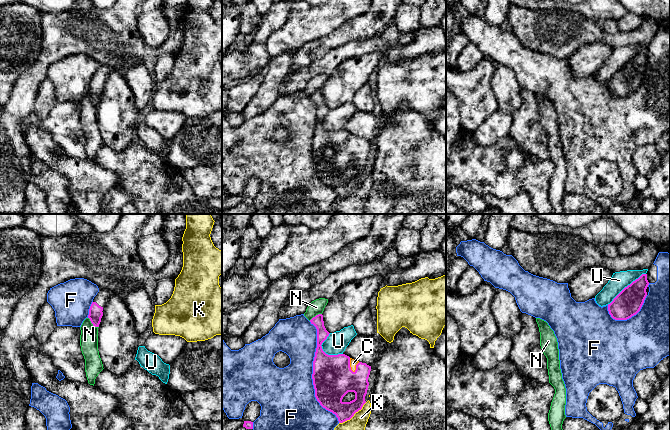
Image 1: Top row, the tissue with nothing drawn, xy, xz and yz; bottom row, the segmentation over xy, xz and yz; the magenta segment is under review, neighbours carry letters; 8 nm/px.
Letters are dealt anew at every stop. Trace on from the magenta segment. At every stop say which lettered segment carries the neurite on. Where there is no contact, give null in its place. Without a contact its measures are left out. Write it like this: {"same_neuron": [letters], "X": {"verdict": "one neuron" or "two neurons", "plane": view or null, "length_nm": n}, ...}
{"same_neuron": ["C"], "C": {"verdict": "one neuron", "plane": "xz", "length_nm": 130}, "F": {"verdict": "two neurons", "plane": "xz", "length_nm": 850}, "K": {"verdict": "two neurons", "plane": "xz", "length_nm": 280}, "N": {"verdict": "two neurons", "plane": "xy", "length_nm": 120}, "U": {"verdict": "two neurons", "plane": "yz", "length_nm": 400}}

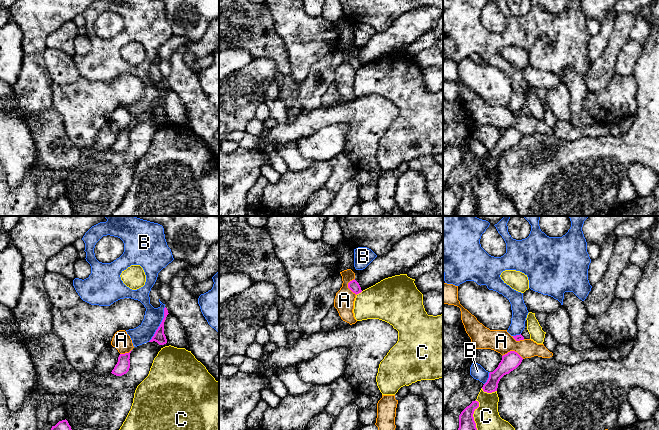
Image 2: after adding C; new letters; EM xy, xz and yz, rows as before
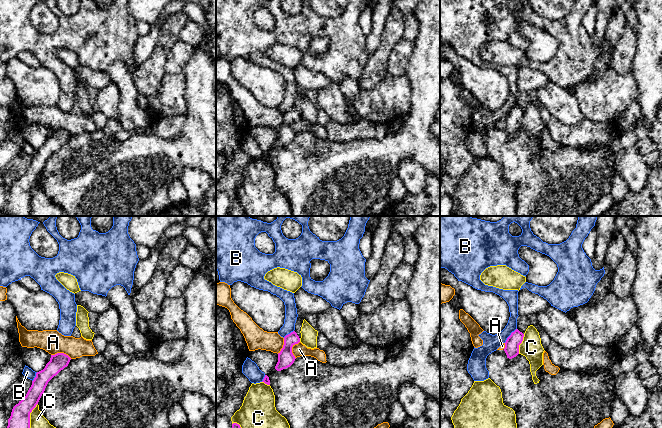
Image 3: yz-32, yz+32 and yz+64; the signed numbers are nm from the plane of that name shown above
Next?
{"same_neuron": [], "A": {"verdict": "two neurons", "plane": "yz", "length_nm": 180}, "B": {"verdict": "two neurons", "plane": "xy", "length_nm": 320}, "C": {"verdict": "two neurons", "plane": "yz", "length_nm": 240}}

